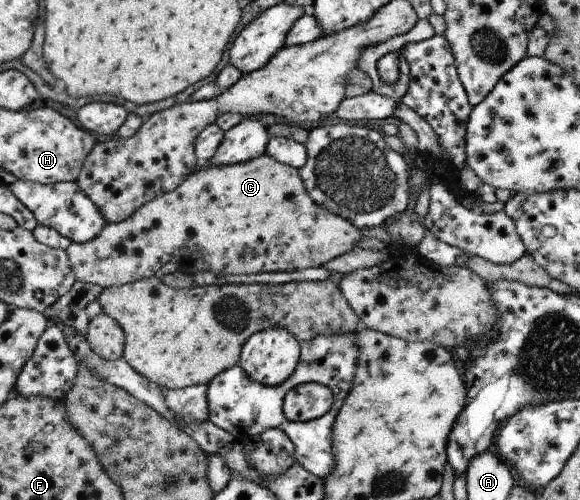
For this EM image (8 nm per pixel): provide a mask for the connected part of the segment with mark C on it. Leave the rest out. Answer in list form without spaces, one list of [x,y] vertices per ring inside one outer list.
[[[265,153],[256,159],[251,159],[244,163],[235,163],[234,165],[205,164],[201,166],[192,175],[189,175],[189,178],[185,179],[174,191],[153,199],[153,202],[145,203],[144,206],[139,207],[131,217],[124,221],[106,224],[103,229],[101,229],[101,233],[92,241],[81,243],[72,242],[71,245],[69,245],[67,253],[68,260],[76,275],[76,281],[96,284],[105,289],[112,286],[121,287],[155,276],[155,273],[169,262],[177,264],[179,271],[185,274],[192,274],[195,269],[199,269],[199,271],[215,271],[215,273],[223,273],[224,275],[238,275],[319,268],[320,266],[325,266],[325,263],[328,263],[331,259],[335,259],[335,257],[339,257],[339,255],[343,255],[343,253],[349,253],[349,251],[357,248],[357,244],[362,238],[359,228],[349,223],[347,219],[341,218],[339,215],[334,215],[331,211],[326,211],[309,196],[308,189],[305,188],[304,179],[300,176],[299,169],[291,167],[291,165],[286,165],[285,163],[280,163]]]

